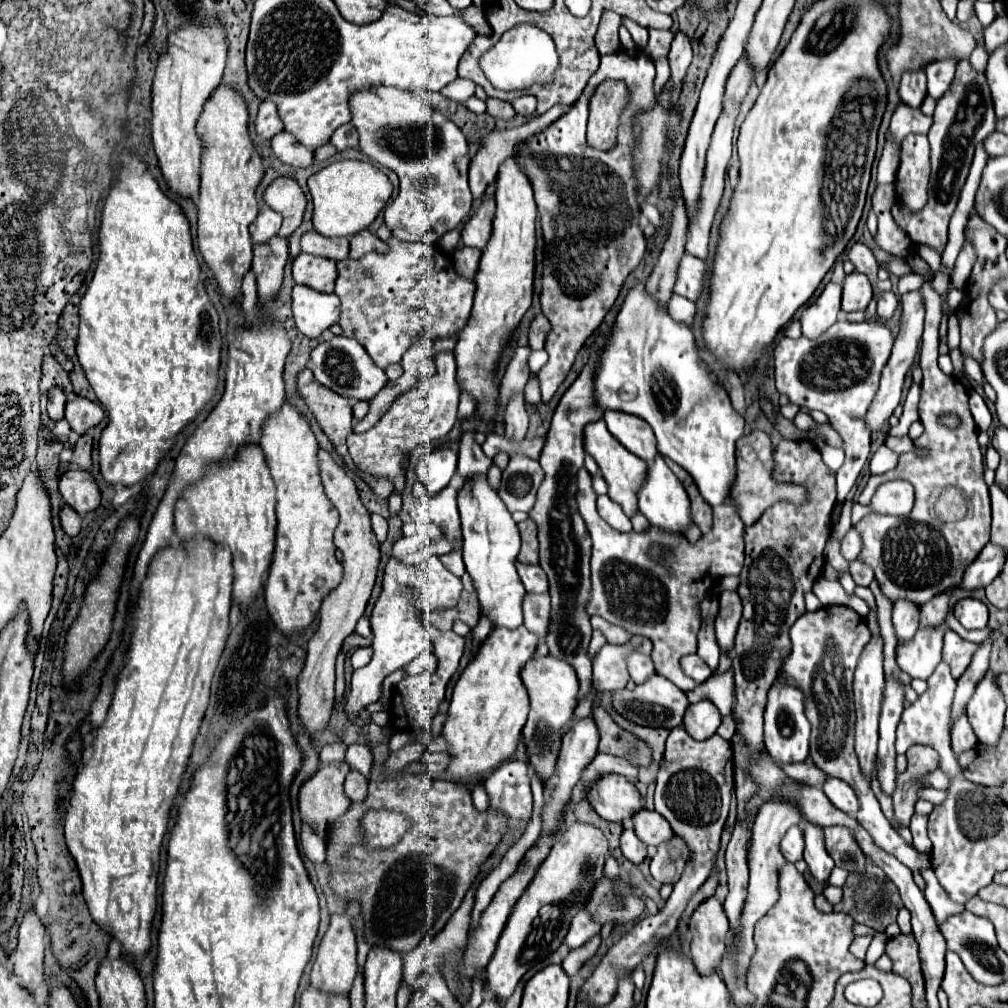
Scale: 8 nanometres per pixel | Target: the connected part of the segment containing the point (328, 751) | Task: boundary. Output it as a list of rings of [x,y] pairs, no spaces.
[[[335,741],[331,745],[325,745],[321,749],[321,763],[323,765],[339,765],[345,761],[345,751],[347,751],[347,743],[343,741]]]

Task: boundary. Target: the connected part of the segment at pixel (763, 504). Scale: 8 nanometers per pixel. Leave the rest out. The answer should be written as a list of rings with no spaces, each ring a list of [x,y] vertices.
[[[751,431],[749,435],[741,437],[735,449],[735,457],[737,457],[737,473],[735,473],[735,481],[731,487],[731,499],[737,503],[737,511],[741,515],[741,521],[745,525],[753,525],[763,511],[773,505],[775,501],[787,499],[793,505],[799,505],[805,501],[805,489],[801,485],[793,485],[793,483],[777,483],[775,479],[771,479],[771,469],[773,469],[773,445],[769,435],[765,435],[763,431]]]

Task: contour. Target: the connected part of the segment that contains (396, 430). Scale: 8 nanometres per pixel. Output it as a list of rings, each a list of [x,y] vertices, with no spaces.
[[[449,353],[437,355],[437,373],[433,377],[419,377],[419,383],[399,397],[393,407],[383,415],[383,419],[365,433],[351,433],[347,437],[347,447],[353,463],[371,475],[385,475],[393,479],[395,491],[405,489],[403,475],[403,457],[409,455],[415,447],[445,437],[457,421],[457,403],[459,387],[455,381],[455,357]]]

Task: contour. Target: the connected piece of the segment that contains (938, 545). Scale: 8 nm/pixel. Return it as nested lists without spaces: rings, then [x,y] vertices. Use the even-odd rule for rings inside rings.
[[[911,255],[907,259],[913,273],[925,277],[921,291],[925,303],[925,331],[921,343],[921,357],[919,365],[923,369],[921,381],[921,401],[919,401],[919,419],[925,427],[923,435],[913,441],[915,447],[929,449],[929,457],[921,459],[913,451],[899,455],[899,465],[885,473],[885,475],[871,475],[865,489],[859,495],[861,505],[869,505],[871,497],[879,483],[891,479],[905,479],[915,487],[915,507],[907,517],[893,517],[893,515],[879,515],[871,513],[863,517],[855,529],[861,533],[863,551],[859,559],[865,559],[875,571],[875,579],[881,585],[881,591],[889,597],[891,603],[897,599],[913,599],[915,603],[923,605],[941,589],[957,587],[969,563],[979,555],[979,551],[989,543],[989,529],[991,529],[991,499],[989,487],[983,481],[983,455],[977,443],[977,425],[969,411],[969,395],[963,383],[953,377],[945,375],[937,367],[937,345],[939,345],[939,325],[941,325],[941,297],[931,287],[931,269],[919,257]],[[941,413],[955,413],[959,417],[959,427],[949,429],[939,425]],[[945,487],[957,487],[969,499],[969,513],[963,521],[957,523],[941,523],[933,511],[933,505],[939,493]]]

